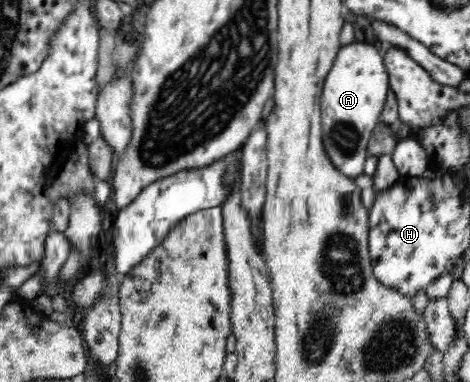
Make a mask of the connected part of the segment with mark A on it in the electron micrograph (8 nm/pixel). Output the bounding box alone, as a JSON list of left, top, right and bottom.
[322,42,389,179]

